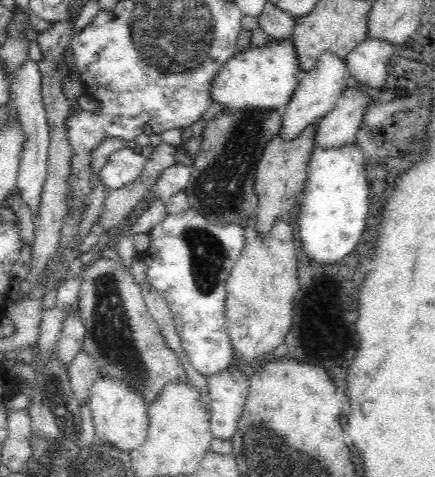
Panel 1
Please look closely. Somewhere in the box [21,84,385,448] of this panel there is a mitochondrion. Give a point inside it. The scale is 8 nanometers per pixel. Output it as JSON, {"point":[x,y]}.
{"point":[222,185]}

